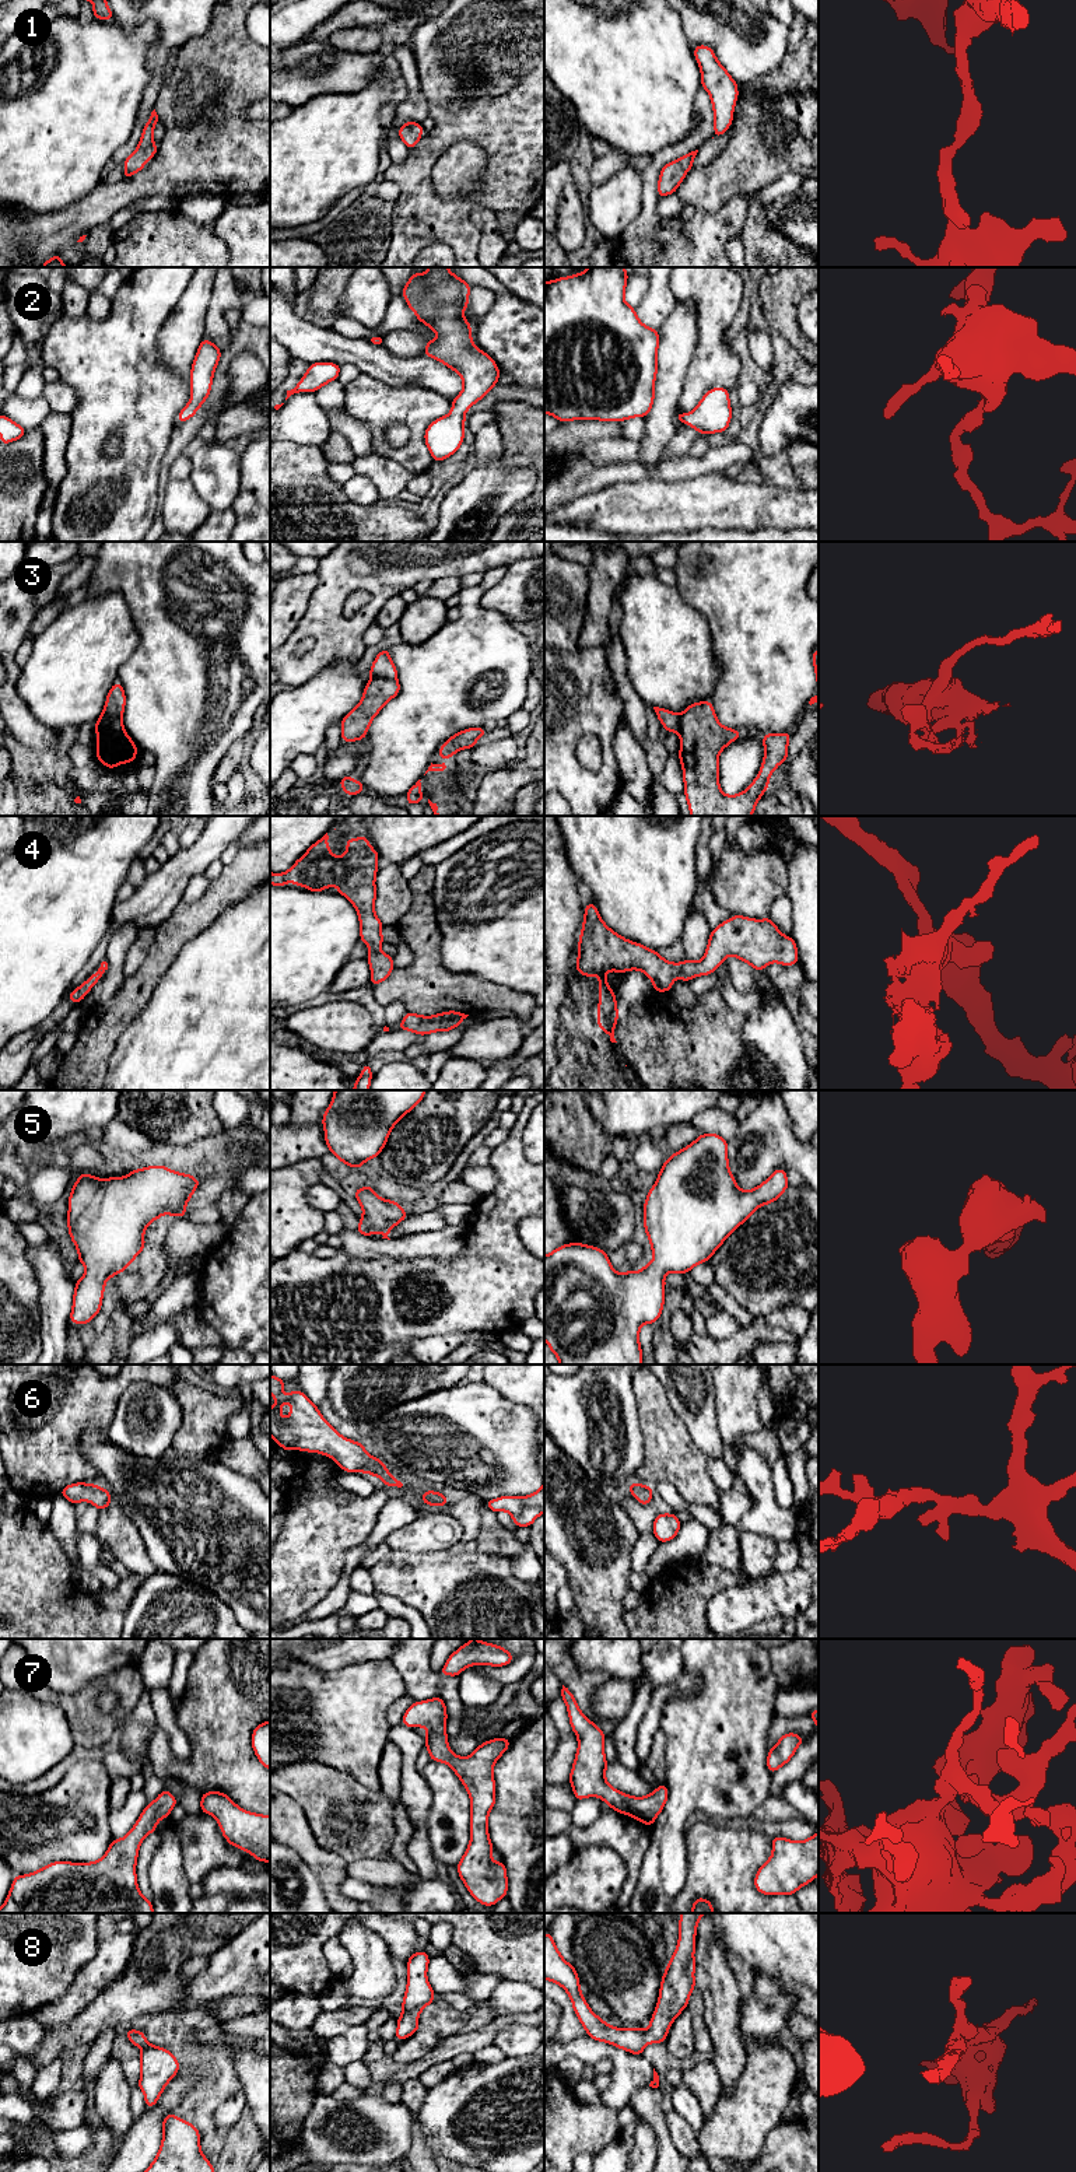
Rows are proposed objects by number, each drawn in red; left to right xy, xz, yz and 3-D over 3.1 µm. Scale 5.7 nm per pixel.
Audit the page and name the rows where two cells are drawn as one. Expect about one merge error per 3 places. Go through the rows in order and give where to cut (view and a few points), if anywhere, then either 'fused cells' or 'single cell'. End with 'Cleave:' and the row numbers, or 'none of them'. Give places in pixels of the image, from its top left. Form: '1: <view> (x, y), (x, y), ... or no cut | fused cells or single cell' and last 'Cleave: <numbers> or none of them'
1: no cut | single cell
2: no cut | single cell
3: xy (119, 717), (111, 722), (108, 728), (111, 734) | fused cells
4: no cut | single cell
5: no cut | single cell
6: no cut | single cell
7: no cut | single cell
8: no cut | single cell
Cleave: 3

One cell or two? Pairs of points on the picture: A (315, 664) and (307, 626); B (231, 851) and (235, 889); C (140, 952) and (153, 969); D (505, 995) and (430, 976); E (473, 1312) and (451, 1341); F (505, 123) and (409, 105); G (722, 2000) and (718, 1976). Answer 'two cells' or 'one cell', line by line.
A: one cell
B: two cells
C: two cells
D: one cell
E: two cells
F: two cells
G: one cell

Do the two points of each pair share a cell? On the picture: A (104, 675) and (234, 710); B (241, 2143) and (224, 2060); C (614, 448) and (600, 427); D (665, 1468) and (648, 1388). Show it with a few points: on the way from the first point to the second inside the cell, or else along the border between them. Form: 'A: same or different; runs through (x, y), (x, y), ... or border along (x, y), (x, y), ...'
A: different; border along (135, 650), (121, 666), (116, 680)
B: same; runs through (216, 2136), (206, 2126), (206, 2098), (218, 2085)
C: different; border along (623, 435), (592, 440), (578, 449)
D: same; runs through (665, 1449), (665, 1435), (654, 1408)

